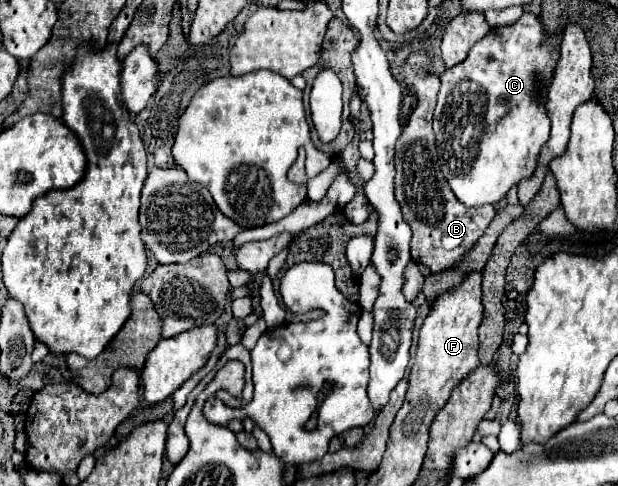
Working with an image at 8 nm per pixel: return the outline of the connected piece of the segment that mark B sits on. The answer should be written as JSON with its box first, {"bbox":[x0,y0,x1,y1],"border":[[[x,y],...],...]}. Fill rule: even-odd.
{"bbox":[396,52,496,274],"border":[[[414,52],[404,66],[404,78],[408,90],[418,96],[418,104],[412,110],[400,142],[396,144],[396,200],[402,206],[404,220],[412,226],[412,260],[424,264],[432,274],[454,268],[462,256],[474,246],[474,242],[484,234],[492,222],[496,210],[492,206],[484,208],[464,208],[452,196],[448,182],[444,180],[440,166],[436,162],[436,146],[432,132],[432,112],[436,106],[436,94],[440,88],[440,78],[426,72],[428,52]]]}

